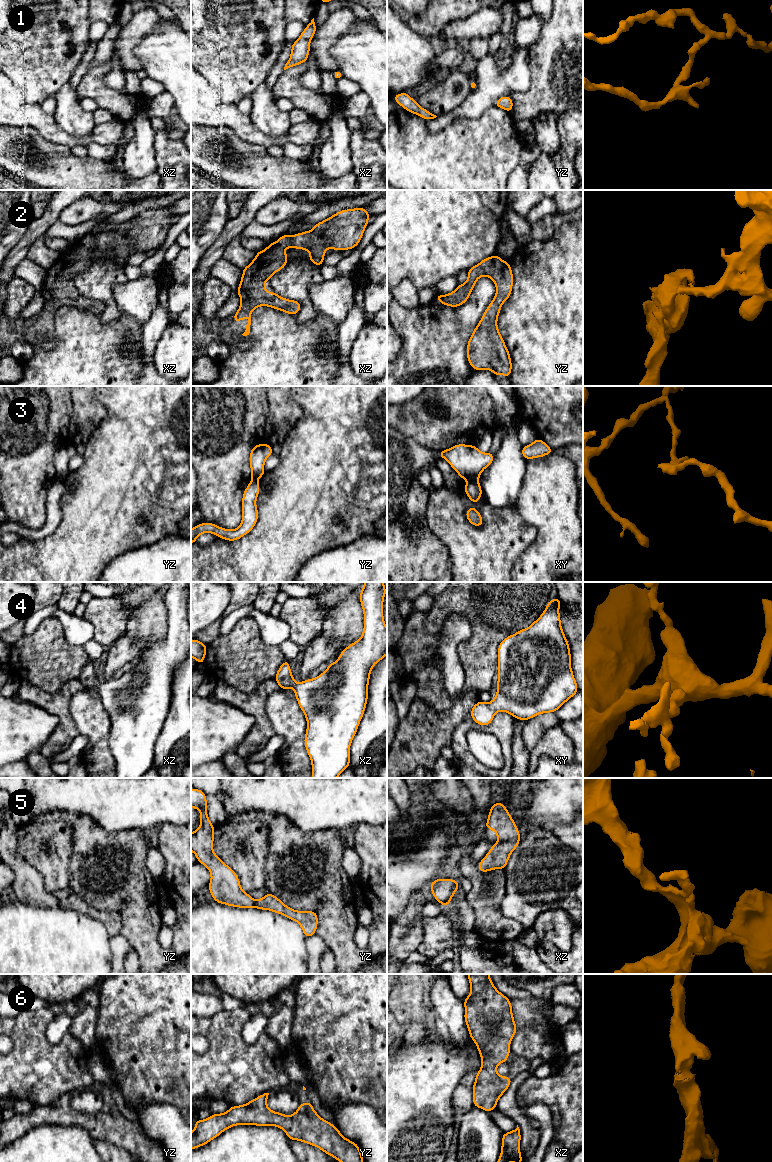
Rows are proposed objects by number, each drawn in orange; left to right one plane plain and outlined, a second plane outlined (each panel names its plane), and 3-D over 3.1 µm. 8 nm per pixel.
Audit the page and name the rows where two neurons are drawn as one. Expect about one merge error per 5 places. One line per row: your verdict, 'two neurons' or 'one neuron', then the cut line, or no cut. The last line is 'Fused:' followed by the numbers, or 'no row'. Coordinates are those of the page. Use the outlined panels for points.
1: one neuron; no cut
2: one neuron; no cut
3: two neurons; cut in xy along (477, 479), (468, 480)
4: one neuron; no cut
5: one neuron; no cut
6: one neuron; no cut
Fused: 3

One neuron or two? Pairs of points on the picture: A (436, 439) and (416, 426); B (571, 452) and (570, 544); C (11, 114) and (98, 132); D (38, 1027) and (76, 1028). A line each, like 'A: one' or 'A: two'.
A: one
B: two
C: one
D: two

